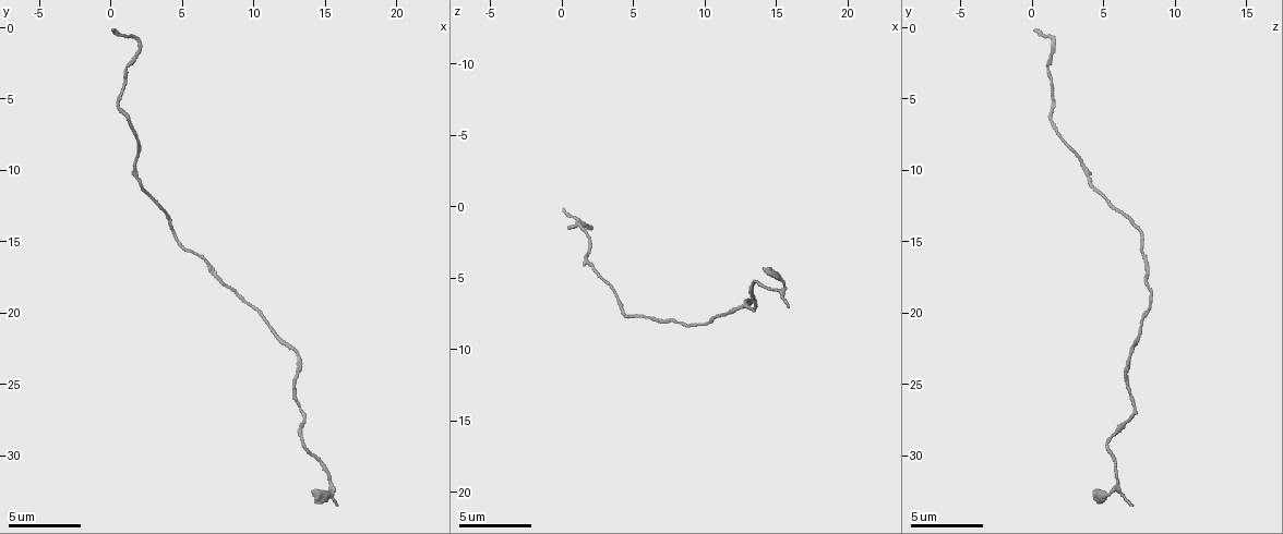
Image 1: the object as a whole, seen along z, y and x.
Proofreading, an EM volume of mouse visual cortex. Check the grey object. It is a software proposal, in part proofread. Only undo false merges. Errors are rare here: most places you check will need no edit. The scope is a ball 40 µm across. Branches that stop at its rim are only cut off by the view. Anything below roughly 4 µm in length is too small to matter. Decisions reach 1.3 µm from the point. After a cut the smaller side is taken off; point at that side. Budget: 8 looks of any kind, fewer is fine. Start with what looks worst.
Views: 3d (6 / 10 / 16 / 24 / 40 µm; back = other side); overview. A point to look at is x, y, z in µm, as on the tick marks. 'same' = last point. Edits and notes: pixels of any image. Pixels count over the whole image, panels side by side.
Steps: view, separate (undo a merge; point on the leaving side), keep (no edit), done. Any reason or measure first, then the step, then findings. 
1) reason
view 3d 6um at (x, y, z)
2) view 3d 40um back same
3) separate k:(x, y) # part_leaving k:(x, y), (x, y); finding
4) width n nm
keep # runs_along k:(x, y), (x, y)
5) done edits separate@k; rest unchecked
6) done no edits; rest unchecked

calibre changes
view 3d 16um at (13.4, 29.0, 5.4)

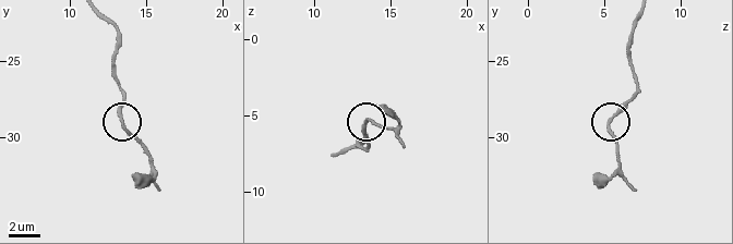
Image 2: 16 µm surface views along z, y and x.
keep # runs_along 2:(337, 155), (357, 143), (368, 144), (369, 121), (391, 127); one neuron here

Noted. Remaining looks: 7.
sudden change in width
view 3d 10um at (0.6, 5.4, 1.4)

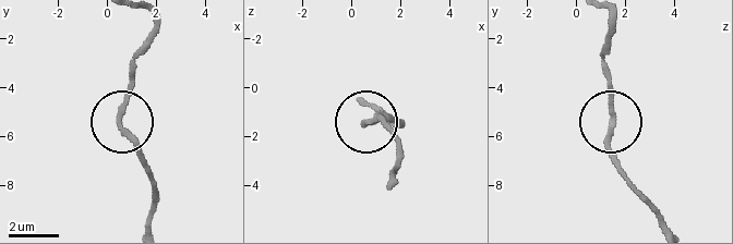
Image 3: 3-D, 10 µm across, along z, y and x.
keep # runs_along 3:(151, 221), (151, 178), (120, 114), (132, 55); continuous, no second neuron

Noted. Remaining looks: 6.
view 3d 6um at (1.8, 9.2, 3.2)

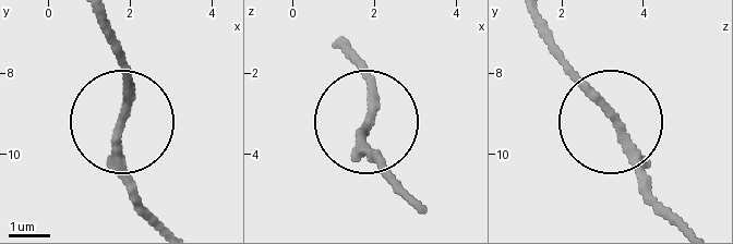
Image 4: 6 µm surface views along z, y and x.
keep # runs_along 4:(153, 216), (121, 154), (121, 43); all the same neuron

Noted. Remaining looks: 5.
sudden change in width
view 3d 16um at (8.2, 18.0, 8.0)

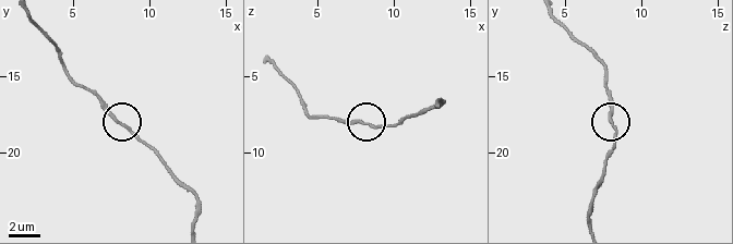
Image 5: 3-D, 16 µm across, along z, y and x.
keep # one neuron here

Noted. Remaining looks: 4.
done no edits; rest unchecked

